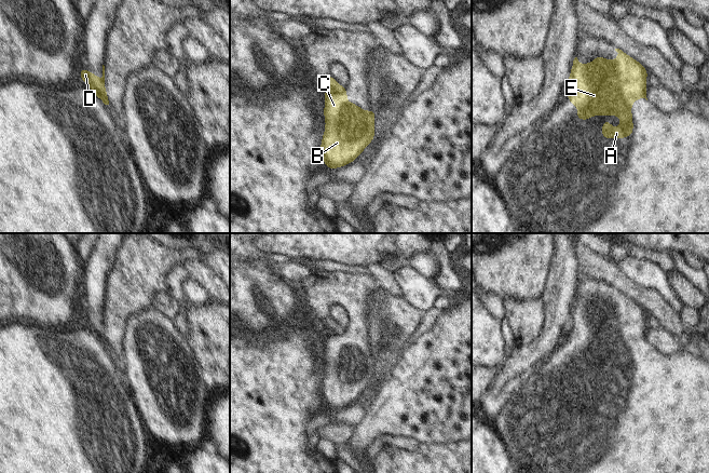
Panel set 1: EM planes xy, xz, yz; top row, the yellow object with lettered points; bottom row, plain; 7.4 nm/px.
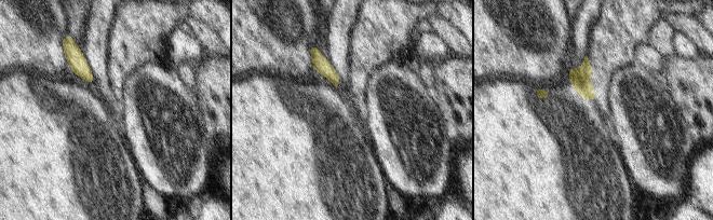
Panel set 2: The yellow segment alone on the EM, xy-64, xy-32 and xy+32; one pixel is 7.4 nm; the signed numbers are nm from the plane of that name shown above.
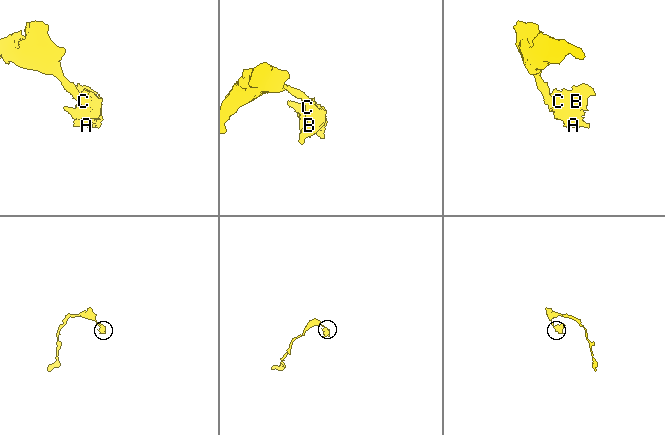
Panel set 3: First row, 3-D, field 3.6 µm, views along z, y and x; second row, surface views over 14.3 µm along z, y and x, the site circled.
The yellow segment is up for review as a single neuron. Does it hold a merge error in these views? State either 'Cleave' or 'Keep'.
Cleave

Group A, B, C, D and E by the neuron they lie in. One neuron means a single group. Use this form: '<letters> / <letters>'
A B C E / D

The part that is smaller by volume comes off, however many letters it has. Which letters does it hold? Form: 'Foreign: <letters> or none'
Foreign: A, B, C, E

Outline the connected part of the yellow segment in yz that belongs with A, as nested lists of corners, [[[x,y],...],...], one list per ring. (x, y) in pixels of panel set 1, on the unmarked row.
[[[615,290],[618,299],[615,302],[603,301],[596,297],[596,302],[586,307],[574,300],[571,316],[568,322],[567,338],[570,344],[577,348],[577,361],[590,362],[591,357],[619,357],[621,367],[613,369],[610,363],[604,363],[601,370],[604,373],[600,379],[621,381],[632,378],[633,365],[631,347],[640,339],[646,340],[647,312],[642,306],[631,300],[619,290]]]

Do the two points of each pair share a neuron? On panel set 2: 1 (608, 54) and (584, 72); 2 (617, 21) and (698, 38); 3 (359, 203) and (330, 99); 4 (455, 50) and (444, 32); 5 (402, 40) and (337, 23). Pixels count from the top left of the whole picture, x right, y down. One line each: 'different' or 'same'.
1: same
2: different
3: same
4: same
5: different

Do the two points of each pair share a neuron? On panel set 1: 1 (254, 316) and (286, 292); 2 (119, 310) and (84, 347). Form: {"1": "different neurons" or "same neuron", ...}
{"1": "same neuron", "2": "same neuron"}

